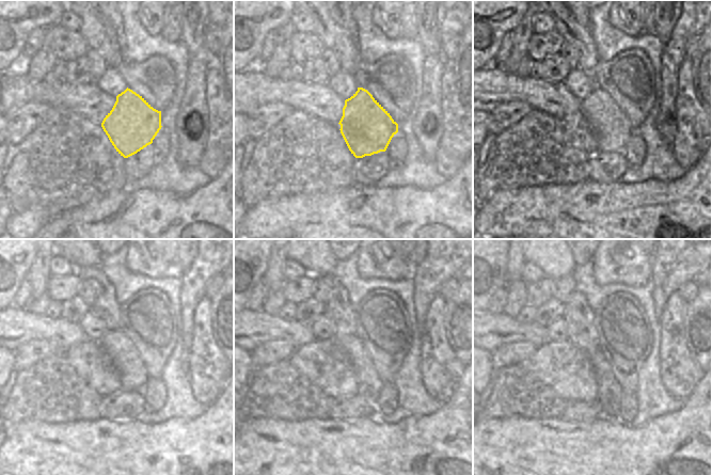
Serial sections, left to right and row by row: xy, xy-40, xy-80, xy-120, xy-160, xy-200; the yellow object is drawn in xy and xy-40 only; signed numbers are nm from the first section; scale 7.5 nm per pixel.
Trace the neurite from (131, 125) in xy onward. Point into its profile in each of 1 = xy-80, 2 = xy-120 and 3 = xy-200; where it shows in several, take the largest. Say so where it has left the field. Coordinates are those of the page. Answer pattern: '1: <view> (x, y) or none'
1: xy-80 (612, 128)
2: xy-120 (119, 347)
3: xy-200 (598, 361)

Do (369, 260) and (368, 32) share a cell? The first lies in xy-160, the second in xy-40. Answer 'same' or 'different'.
different

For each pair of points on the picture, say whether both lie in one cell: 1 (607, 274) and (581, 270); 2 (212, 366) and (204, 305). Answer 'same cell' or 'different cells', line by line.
1: different cells
2: same cell

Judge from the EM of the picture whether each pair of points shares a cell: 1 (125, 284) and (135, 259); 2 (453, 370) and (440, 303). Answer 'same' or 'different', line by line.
1: different
2: same

